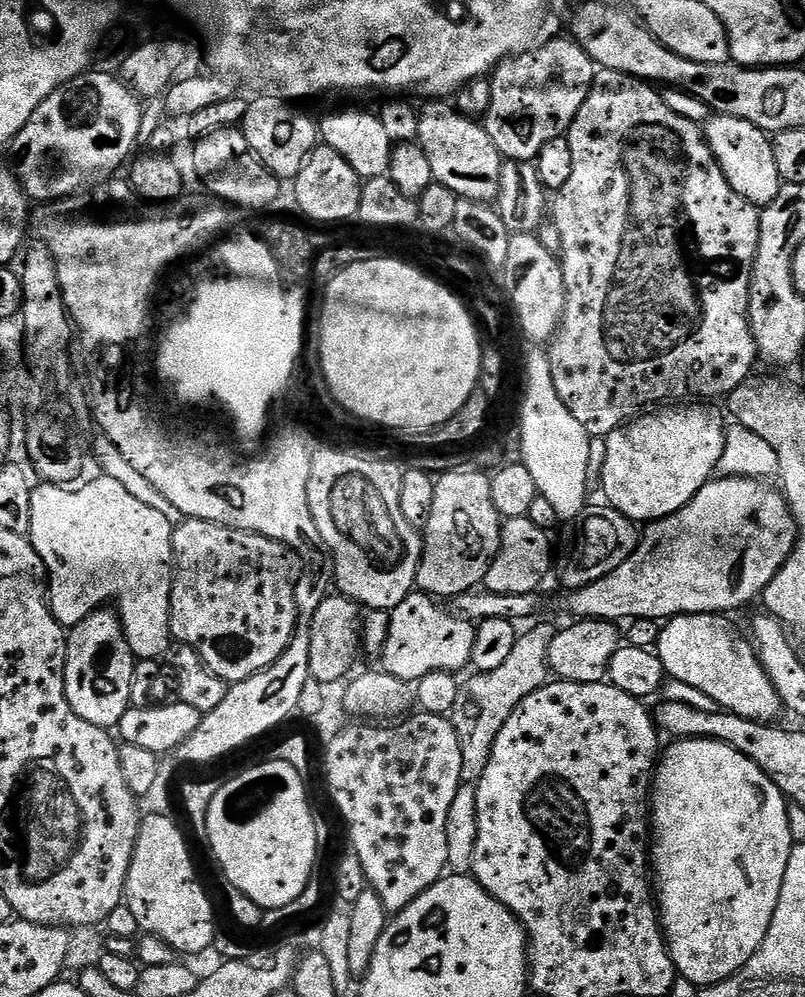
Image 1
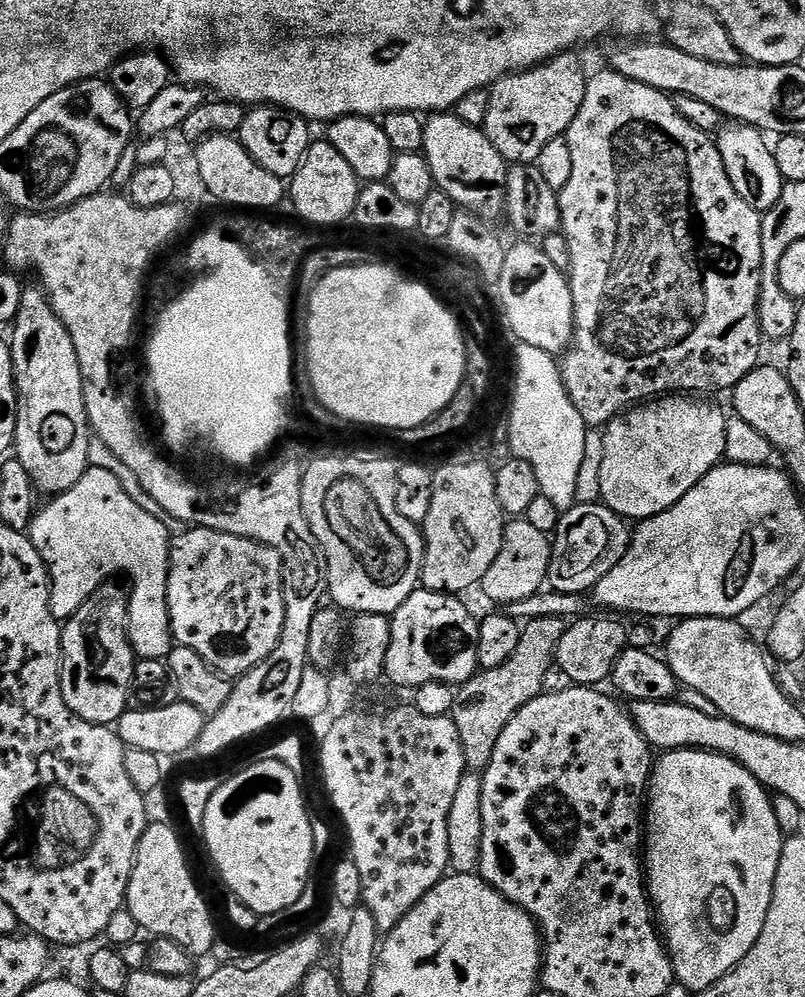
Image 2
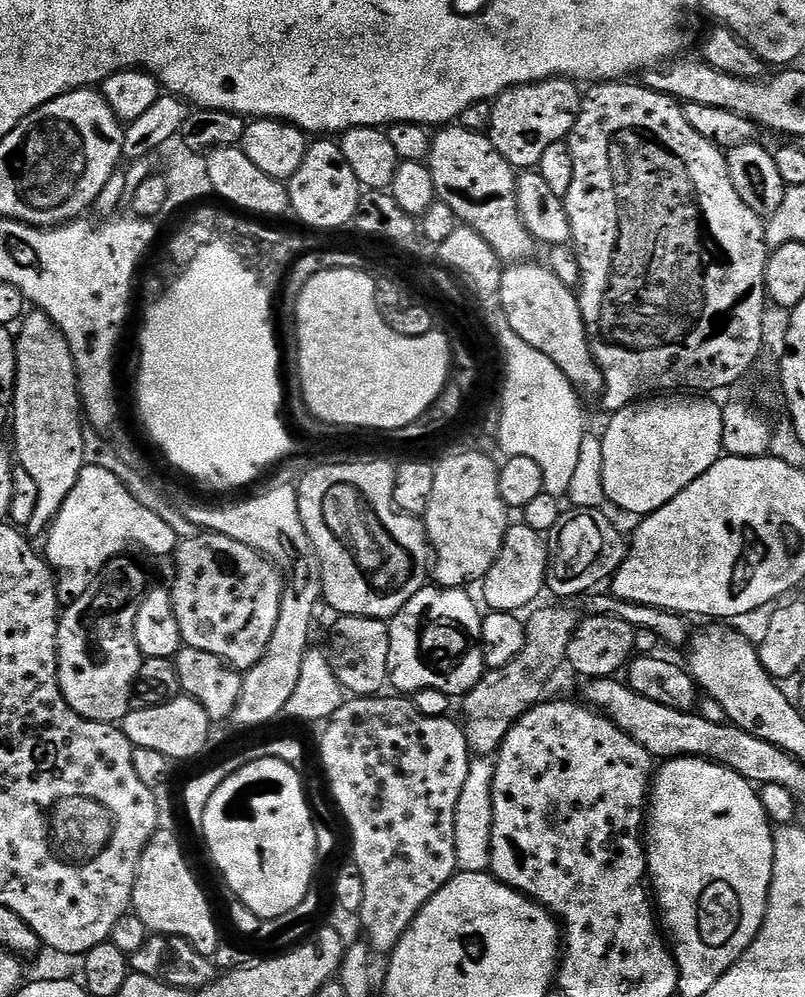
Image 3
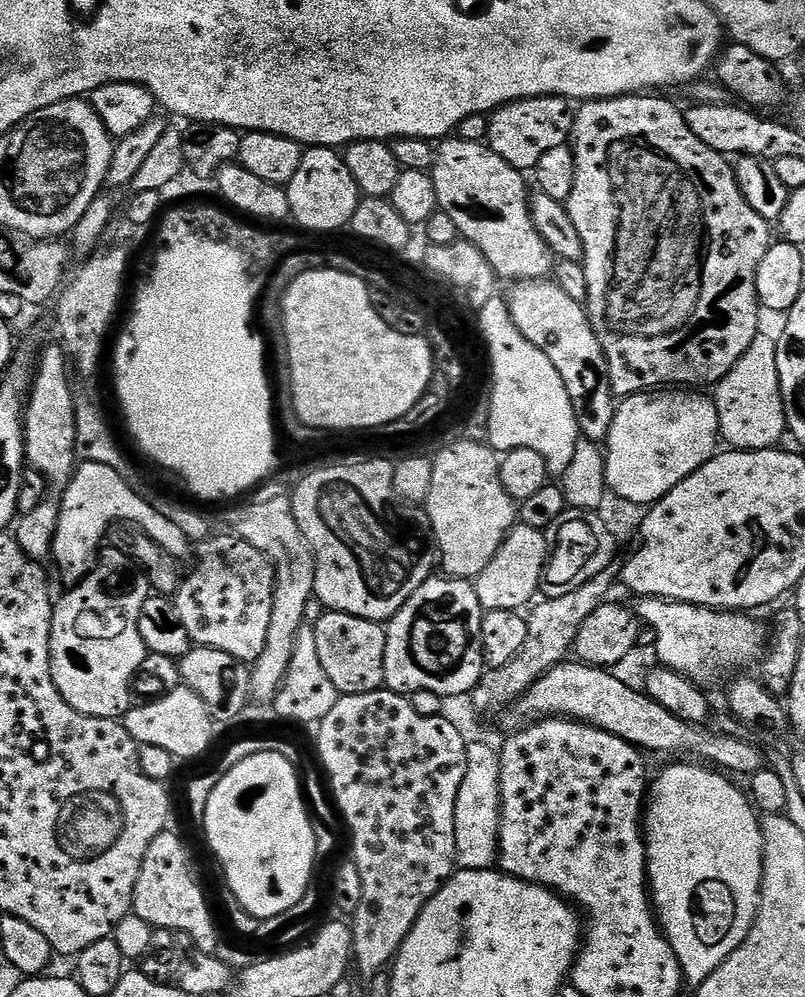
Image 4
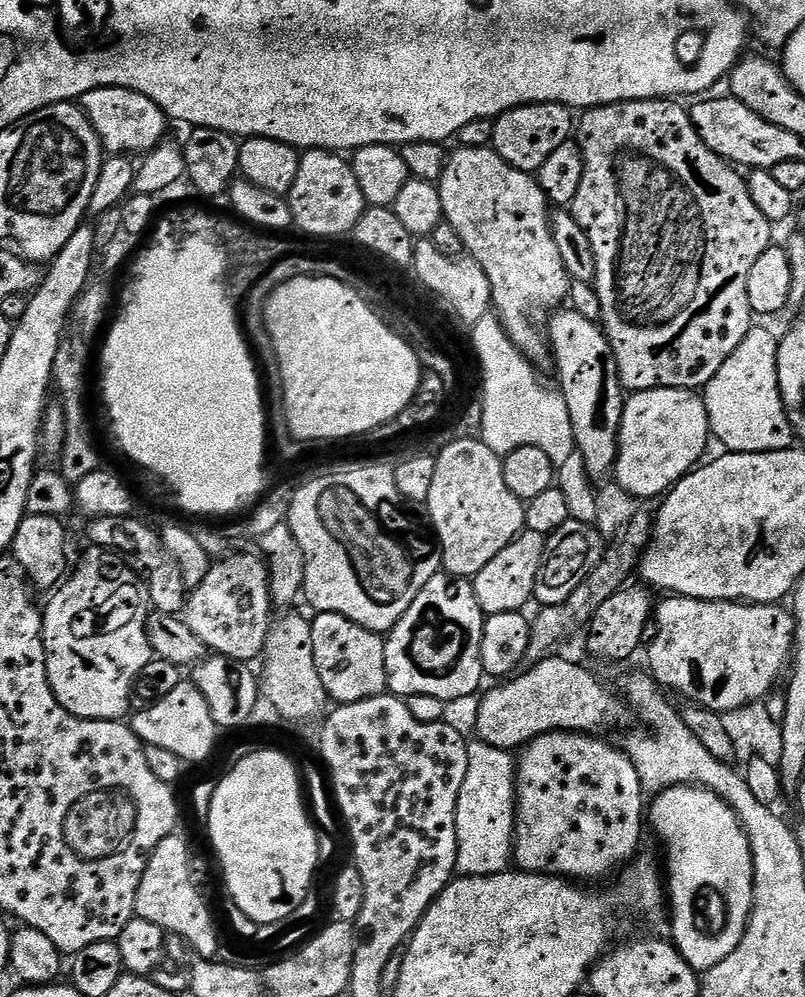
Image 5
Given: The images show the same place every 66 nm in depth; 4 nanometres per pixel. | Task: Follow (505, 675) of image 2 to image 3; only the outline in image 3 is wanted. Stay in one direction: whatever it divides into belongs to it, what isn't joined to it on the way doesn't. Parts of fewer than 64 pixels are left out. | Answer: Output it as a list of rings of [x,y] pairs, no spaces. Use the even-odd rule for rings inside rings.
[[[575,607],[539,608],[532,610],[537,612],[527,613],[524,626],[526,646],[522,646],[522,654],[518,654],[514,662],[506,662],[506,666],[487,669],[484,677],[462,698],[464,737],[477,757],[495,757],[506,734],[510,734],[512,725],[545,699],[544,687],[551,682],[560,664],[562,668],[568,659],[570,638],[574,638],[576,628],[580,625],[581,613]]]

